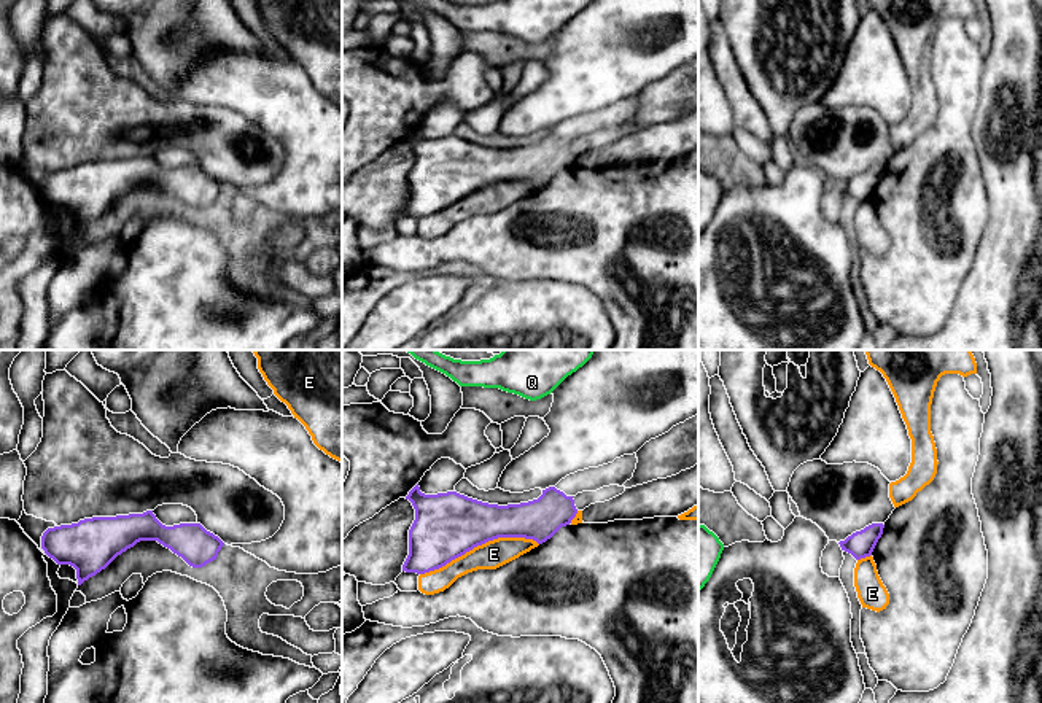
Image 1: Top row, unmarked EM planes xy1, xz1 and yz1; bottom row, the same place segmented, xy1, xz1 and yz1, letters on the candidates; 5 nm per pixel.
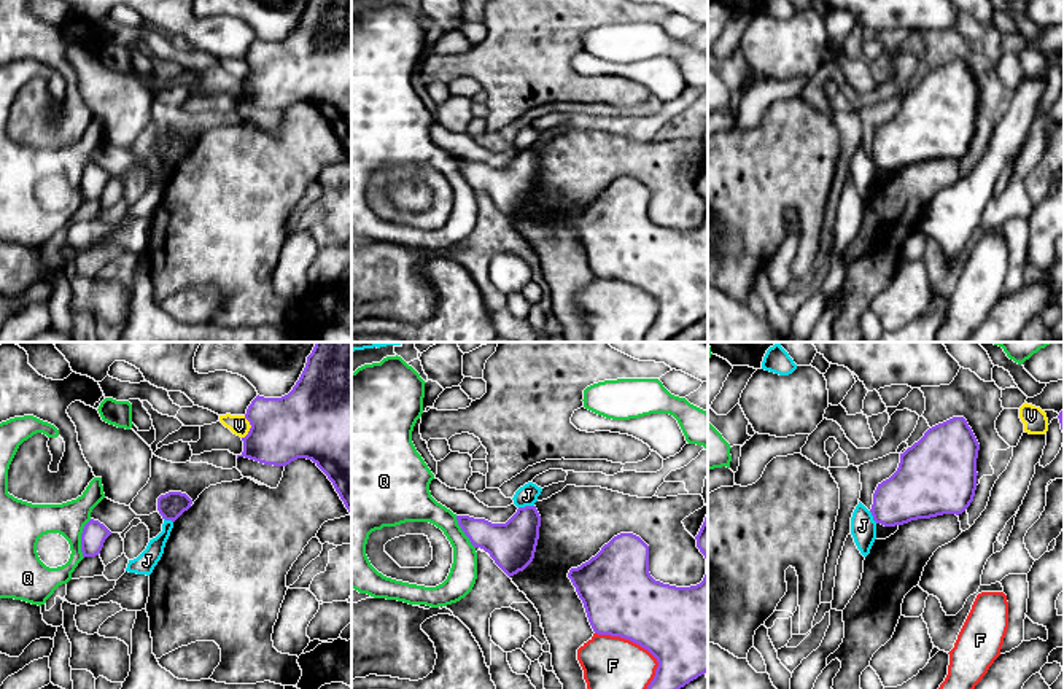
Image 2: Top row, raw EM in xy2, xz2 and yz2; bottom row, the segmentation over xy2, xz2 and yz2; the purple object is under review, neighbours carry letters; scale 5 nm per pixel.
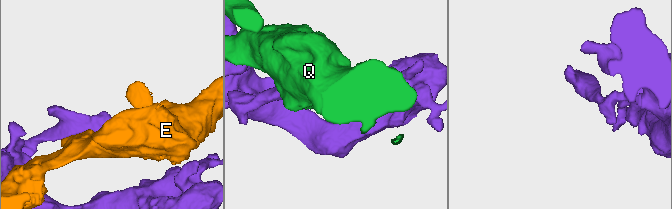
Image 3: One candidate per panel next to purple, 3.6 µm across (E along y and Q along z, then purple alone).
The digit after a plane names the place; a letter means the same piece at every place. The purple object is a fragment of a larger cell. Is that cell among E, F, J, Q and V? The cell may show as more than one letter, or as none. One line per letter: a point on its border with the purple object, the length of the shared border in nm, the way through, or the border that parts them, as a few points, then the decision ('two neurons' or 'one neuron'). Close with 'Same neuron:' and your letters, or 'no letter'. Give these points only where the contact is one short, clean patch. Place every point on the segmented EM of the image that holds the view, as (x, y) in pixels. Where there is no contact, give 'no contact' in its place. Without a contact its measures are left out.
E: contact xz1 (479, 544); length 600 nm; two neurons
F: contact xz2 (640, 645); length 400 nm; two neurons
J: contact xz2 (525, 506); length 80 nm; border xz2 (533, 505), (519, 508); two neurons
Q: contact xy2 (81, 538); length 200 nm; two neurons
V: contact xy2 (252, 427); length 120 nm; two neurons
Same neuron: no letter

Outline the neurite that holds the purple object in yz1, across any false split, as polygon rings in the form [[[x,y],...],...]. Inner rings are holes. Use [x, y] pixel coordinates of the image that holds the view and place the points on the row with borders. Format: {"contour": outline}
{"contour": [[[872,523],[864,530],[853,533],[845,541],[829,541],[821,557],[822,573],[829,577],[840,577],[845,552],[851,553],[856,560],[870,557],[883,534],[883,528],[883,523]]]}

